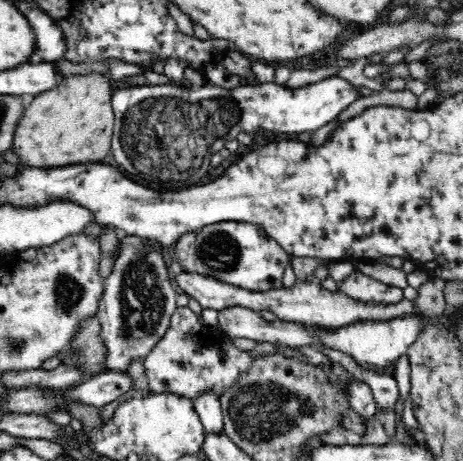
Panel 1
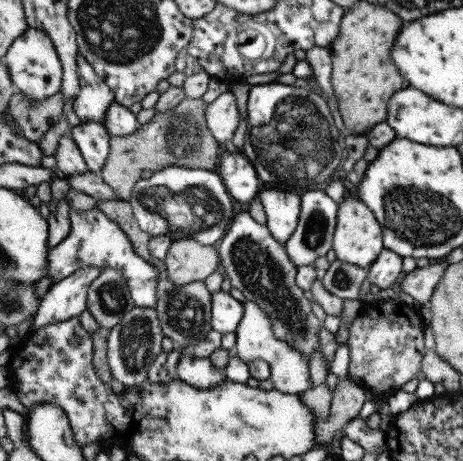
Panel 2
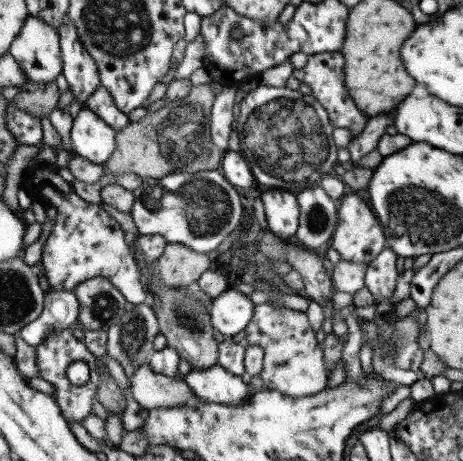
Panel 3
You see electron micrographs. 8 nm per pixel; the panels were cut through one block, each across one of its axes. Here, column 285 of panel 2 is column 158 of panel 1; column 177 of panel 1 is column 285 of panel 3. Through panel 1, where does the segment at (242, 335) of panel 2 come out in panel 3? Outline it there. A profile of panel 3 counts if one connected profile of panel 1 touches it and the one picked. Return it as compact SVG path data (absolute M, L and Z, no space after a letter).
M257 304L255 316L245 330L247 346L261 346L265 350L265 370L261 374L267 390L277 390L293 398L313 396L325 390L329 382L329 370L325 368L323 348L313 340L313 332L307 324L307 316L295 310L277 310L273 304Z

